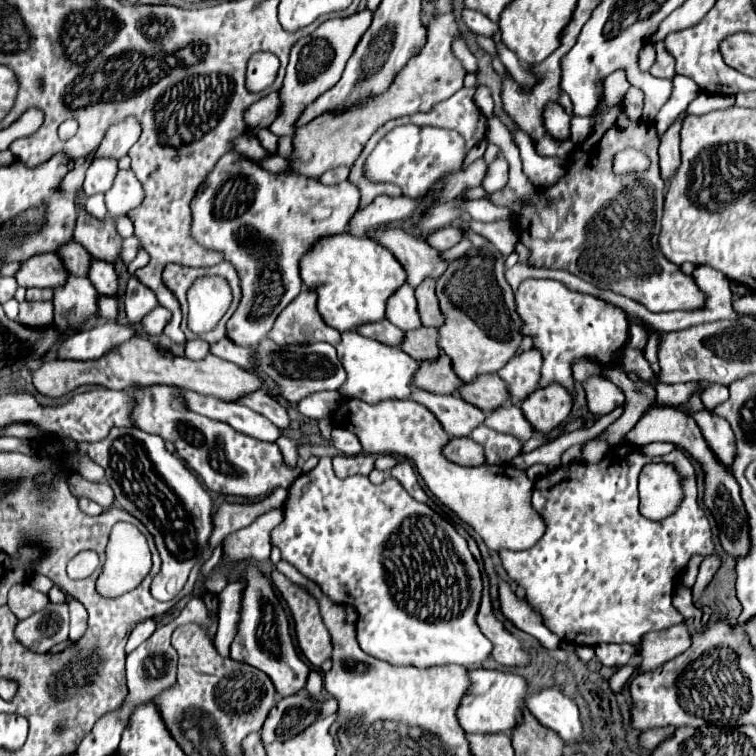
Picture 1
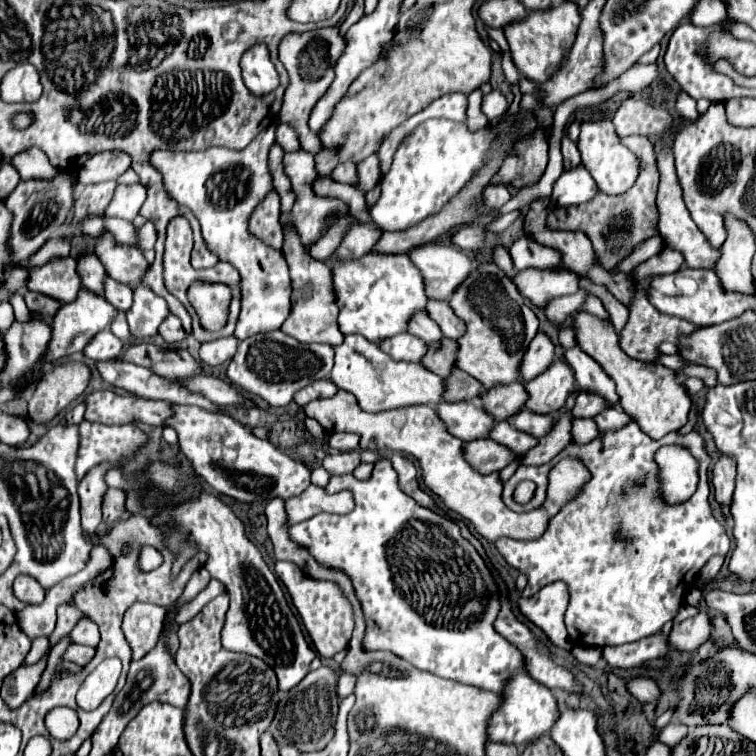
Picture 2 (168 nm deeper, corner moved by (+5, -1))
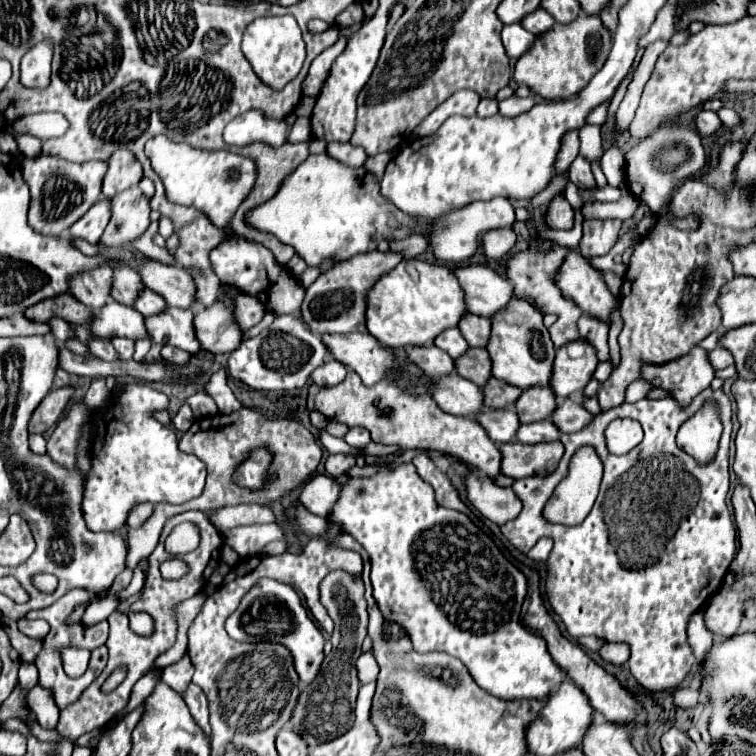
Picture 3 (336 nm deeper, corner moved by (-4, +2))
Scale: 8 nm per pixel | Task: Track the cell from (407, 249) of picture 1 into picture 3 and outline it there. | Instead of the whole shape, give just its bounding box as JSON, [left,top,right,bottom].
[453,263,513,317]

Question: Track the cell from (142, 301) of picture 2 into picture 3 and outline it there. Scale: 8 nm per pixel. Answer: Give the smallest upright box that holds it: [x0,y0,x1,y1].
[147,307,203,355]

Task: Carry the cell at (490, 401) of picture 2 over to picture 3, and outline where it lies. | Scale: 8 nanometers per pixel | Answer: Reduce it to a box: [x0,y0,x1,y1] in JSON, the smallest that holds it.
[515,387,557,423]

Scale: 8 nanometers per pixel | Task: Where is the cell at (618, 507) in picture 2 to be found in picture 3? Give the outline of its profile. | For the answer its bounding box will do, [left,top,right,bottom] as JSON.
[501,387,737,691]

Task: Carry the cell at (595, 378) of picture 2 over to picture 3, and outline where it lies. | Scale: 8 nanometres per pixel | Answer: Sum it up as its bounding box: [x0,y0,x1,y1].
[579,315,609,361]

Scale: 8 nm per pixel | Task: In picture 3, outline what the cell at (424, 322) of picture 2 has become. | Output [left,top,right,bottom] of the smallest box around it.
[435,329,469,359]

